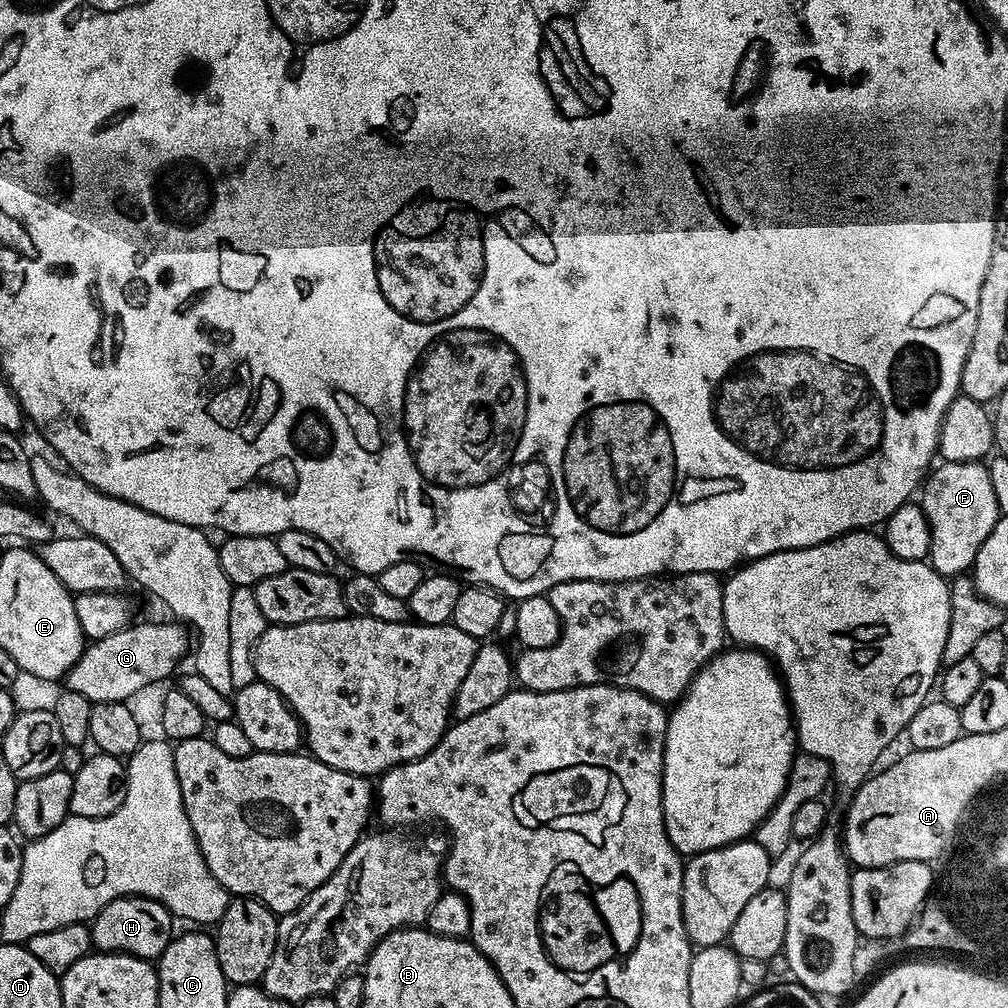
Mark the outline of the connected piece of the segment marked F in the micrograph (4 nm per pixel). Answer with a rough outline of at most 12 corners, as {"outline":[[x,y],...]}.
{"outline":[[983,463],[931,469],[918,503],[939,576],[965,575],[1002,513]]}

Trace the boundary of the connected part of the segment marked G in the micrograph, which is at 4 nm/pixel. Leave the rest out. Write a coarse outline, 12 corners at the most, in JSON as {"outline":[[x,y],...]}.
{"outline":[[179,622],[93,640],[66,673],[93,704],[128,702],[189,655]]}

